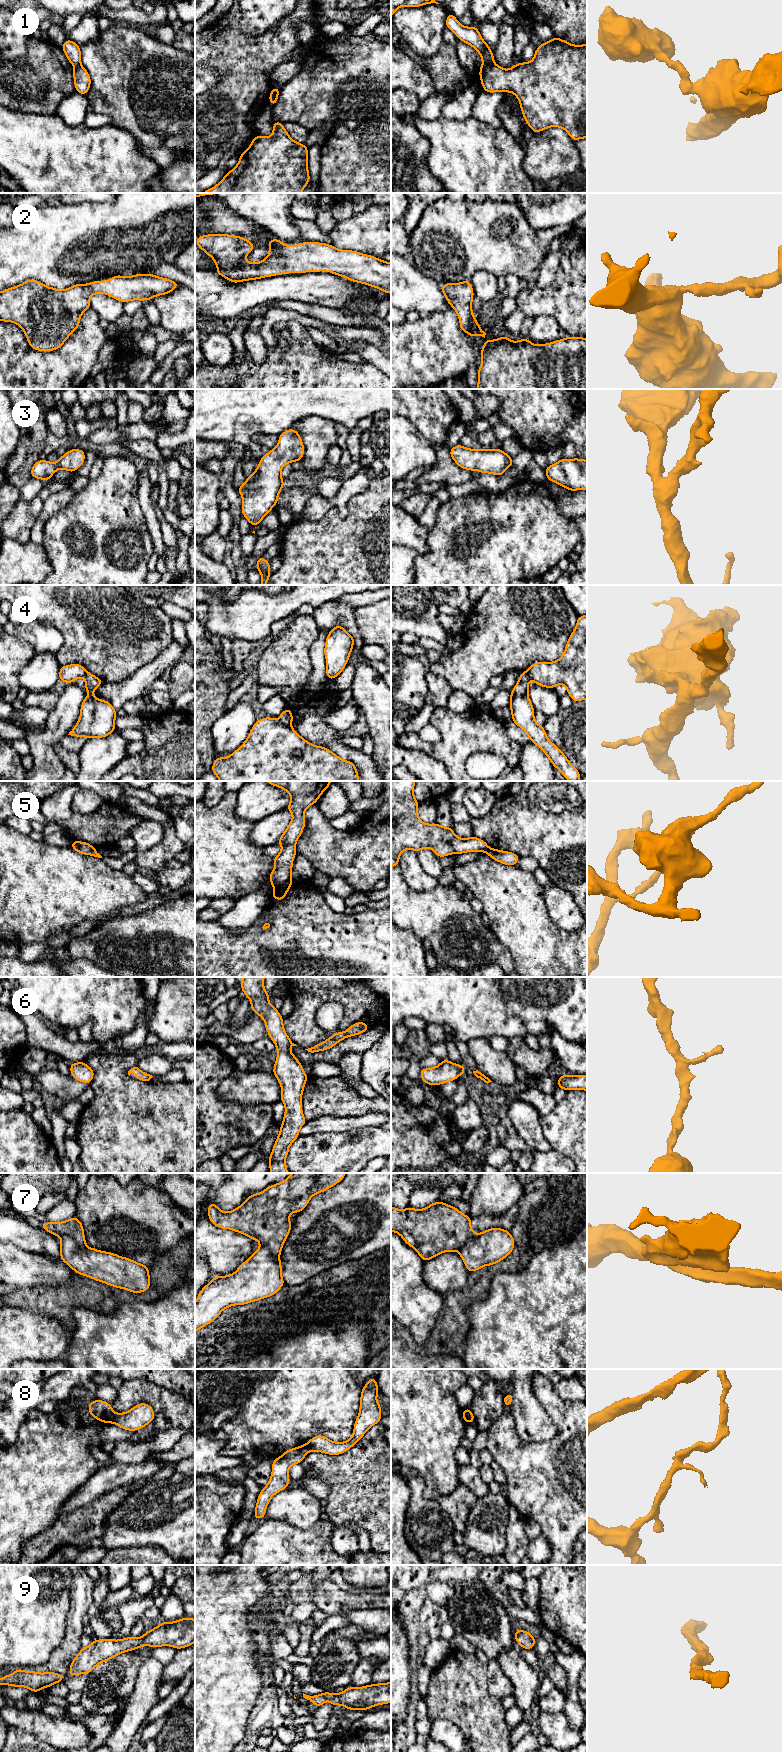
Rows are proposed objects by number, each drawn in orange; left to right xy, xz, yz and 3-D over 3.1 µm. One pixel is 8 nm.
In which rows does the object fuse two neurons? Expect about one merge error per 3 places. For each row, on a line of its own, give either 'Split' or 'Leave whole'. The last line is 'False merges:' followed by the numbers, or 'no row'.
1: Split
2: Leave whole
3: Leave whole
4: Split
5: Split
6: Leave whole
7: Split
8: Split
9: Leave whole
False merges: 1, 4, 5, 7, 8

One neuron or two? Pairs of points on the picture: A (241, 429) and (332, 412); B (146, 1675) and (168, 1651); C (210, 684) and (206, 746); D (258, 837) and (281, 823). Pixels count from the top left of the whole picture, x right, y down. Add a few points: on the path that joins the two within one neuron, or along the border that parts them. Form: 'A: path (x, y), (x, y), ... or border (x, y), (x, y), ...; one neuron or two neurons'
A: path (264, 407), (309, 407); one neuron
B: border (149, 1655), (156, 1658), (164, 1666); two neurons
C: path (205, 699), (205, 731); one neuron
D: path (264, 832), (275, 824); one neuron

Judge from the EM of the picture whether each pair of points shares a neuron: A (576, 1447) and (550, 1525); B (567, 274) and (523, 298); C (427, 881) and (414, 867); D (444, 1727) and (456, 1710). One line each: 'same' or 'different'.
A: same
B: same
C: same
D: different

